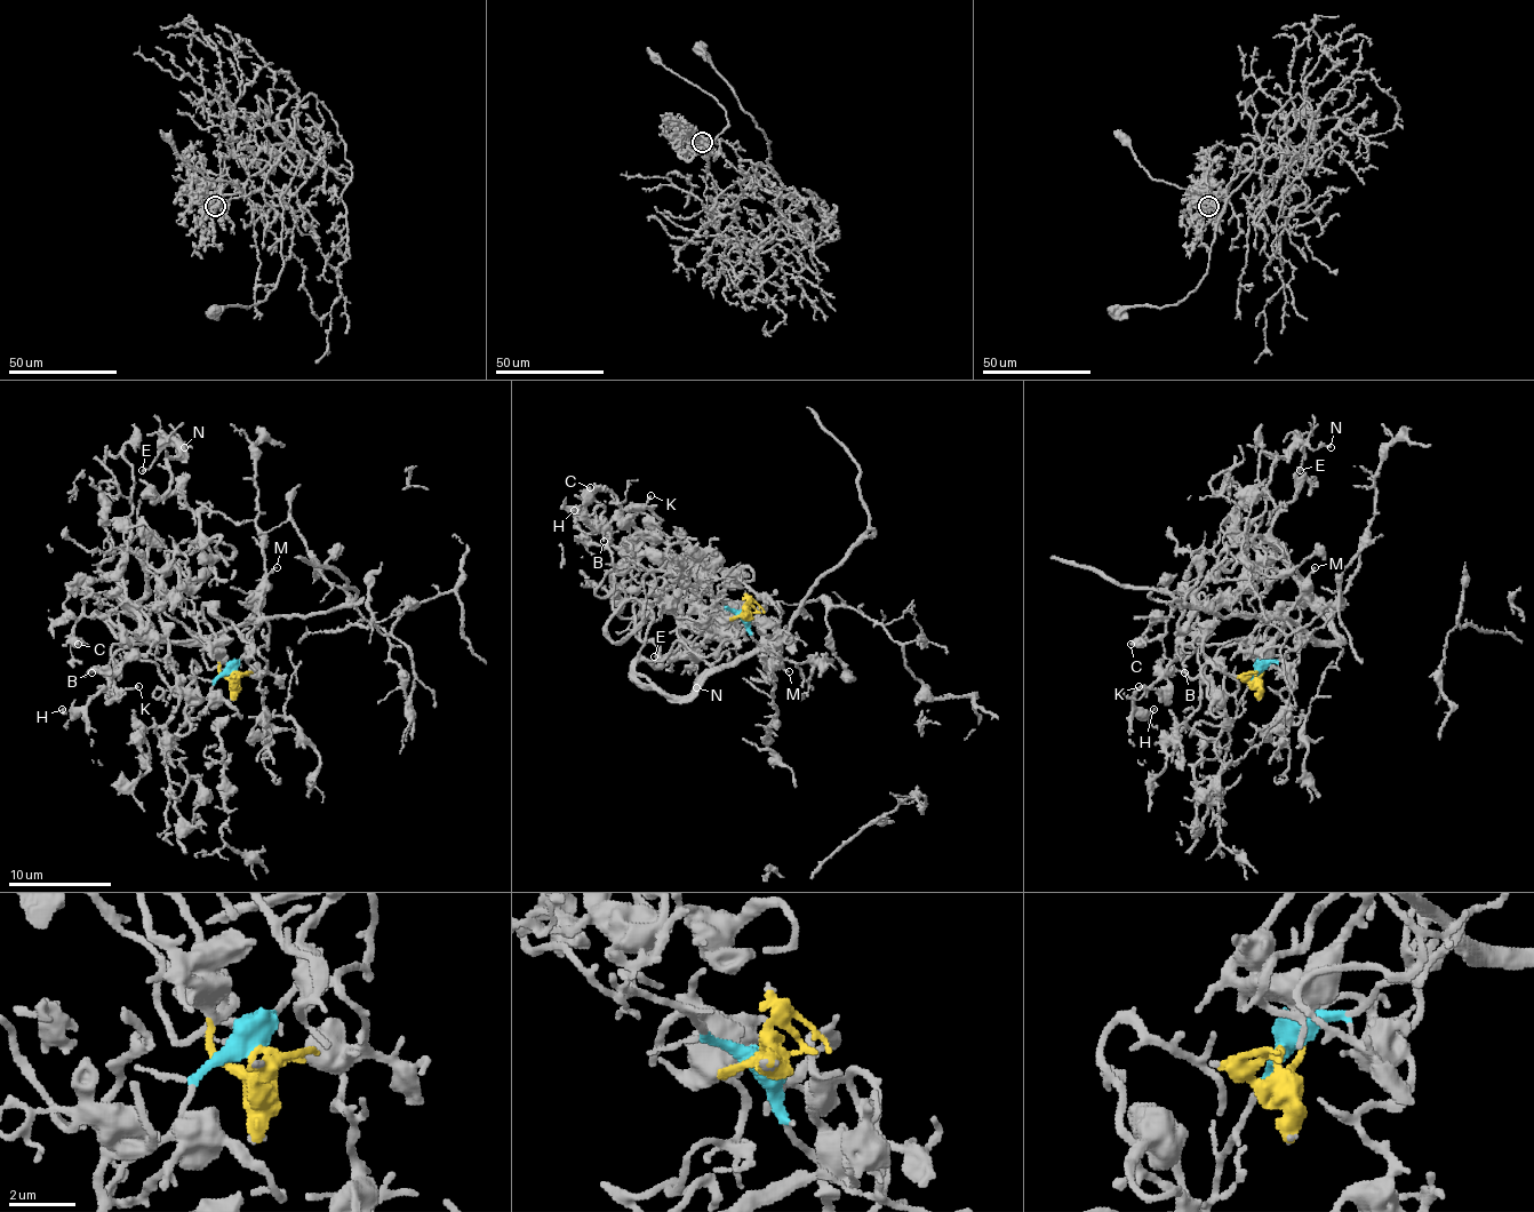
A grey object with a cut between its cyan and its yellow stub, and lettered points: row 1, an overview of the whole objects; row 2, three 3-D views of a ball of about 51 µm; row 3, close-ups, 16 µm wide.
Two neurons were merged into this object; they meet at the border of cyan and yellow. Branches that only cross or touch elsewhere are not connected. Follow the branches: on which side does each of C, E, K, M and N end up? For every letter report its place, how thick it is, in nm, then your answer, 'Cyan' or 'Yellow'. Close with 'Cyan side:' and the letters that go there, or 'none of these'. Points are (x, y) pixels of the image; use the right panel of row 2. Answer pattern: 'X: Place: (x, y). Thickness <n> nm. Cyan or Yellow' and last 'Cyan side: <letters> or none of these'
C: Place: (1131, 644). Thickness 480 nm. Yellow
E: Place: (1300, 470). Thickness 190 nm. Yellow
K: Place: (1139, 686). Thickness 160 nm. Yellow
M: Place: (1315, 567). Thickness 160 nm. Yellow
N: Place: (1331, 447). Thickness 170 nm. Yellow
Cyan side: none of these

